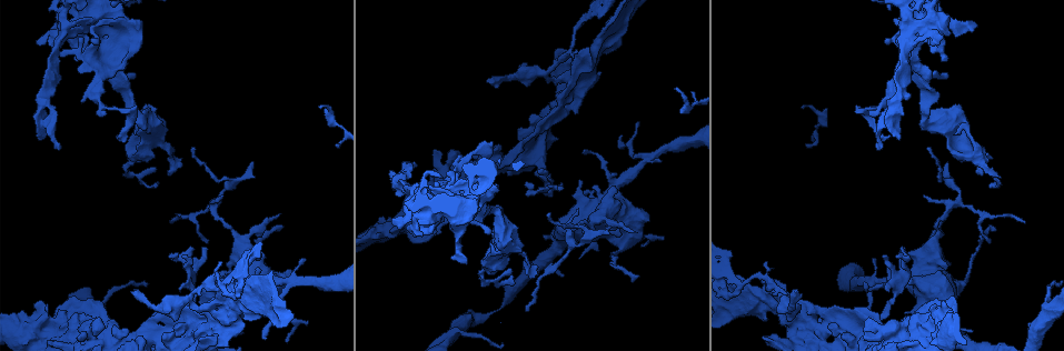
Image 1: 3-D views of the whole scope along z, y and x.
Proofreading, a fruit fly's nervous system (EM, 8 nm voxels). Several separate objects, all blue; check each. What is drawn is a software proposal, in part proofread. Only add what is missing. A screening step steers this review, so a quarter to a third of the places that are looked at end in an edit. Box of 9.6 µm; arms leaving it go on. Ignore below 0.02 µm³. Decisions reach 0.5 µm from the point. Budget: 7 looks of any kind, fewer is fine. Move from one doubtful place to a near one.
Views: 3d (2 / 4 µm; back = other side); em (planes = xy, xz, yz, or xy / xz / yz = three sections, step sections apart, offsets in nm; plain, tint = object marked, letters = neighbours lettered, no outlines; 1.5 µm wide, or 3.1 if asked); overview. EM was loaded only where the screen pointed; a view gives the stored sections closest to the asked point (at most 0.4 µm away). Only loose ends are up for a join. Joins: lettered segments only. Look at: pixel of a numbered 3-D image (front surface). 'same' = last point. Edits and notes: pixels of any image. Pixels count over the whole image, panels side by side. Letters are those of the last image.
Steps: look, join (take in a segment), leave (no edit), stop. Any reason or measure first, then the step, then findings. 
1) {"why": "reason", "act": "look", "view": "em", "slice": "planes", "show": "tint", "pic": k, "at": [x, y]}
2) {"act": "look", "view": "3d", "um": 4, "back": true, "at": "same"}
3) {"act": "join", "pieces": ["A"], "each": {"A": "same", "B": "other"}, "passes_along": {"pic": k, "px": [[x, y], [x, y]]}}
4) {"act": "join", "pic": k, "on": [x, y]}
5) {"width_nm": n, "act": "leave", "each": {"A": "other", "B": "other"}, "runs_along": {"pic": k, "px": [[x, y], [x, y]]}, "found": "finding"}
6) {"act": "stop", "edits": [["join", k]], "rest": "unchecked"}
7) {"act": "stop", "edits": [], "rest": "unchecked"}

{"why": "tapers out", "act": "look", "view": "3d", "um": 2, "pic": 1, "at": [976, 26]}

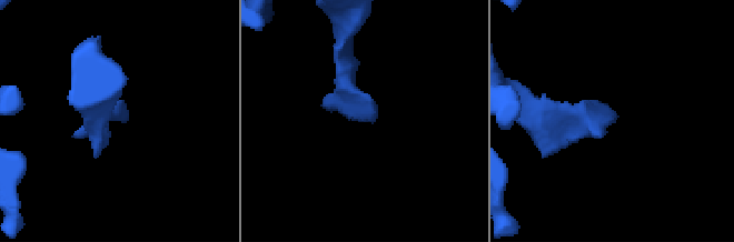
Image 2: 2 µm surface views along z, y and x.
{"why": "shape alone is not enough", "act": "look", "view": "em", "slice": "xy", "step": 8, "show": "plain", "pic": 2, "at": [375, 119]}

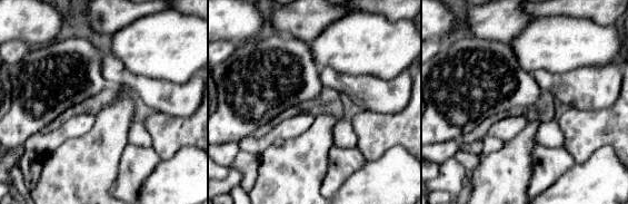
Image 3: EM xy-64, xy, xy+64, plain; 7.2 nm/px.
{"why": "what lies round it", "act": "look", "view": "em", "slice": "xy", "step": 8, "show": "letters", "at": "same"}

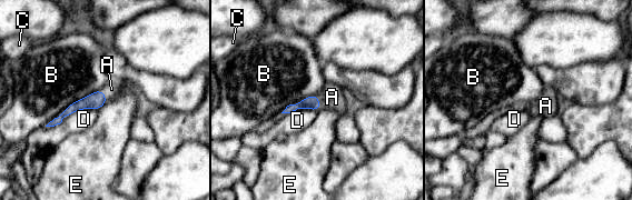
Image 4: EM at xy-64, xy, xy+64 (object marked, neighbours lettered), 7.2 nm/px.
{"longest_contact_nm": ["B", 500], "act": "join", "pieces": ["A"], "each": {"A": "same", "B": "other", "C": "other", "D": "other", "E": "other"}, "found": "the cell continues"}

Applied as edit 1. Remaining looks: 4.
{"why": "see it whole again", "act": "look", "view": "overview"}

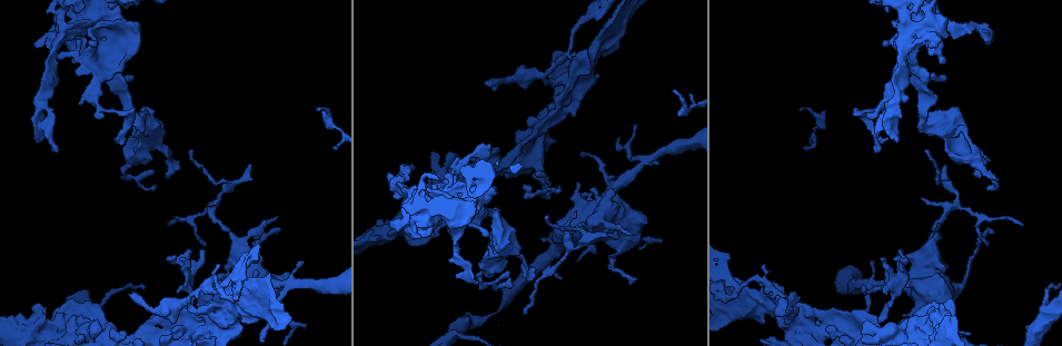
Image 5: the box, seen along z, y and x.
{"why": "tapers out", "act": "look", "view": "em", "slice": "planes", "show": "plain", "pic": 5, "at": [114, 139]}

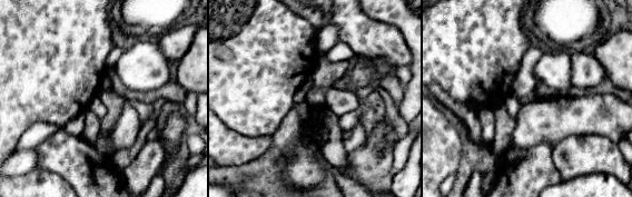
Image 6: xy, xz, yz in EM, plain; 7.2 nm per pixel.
{"act": "look", "view": "em", "slice": "planes", "show": "letters", "at": "same"}

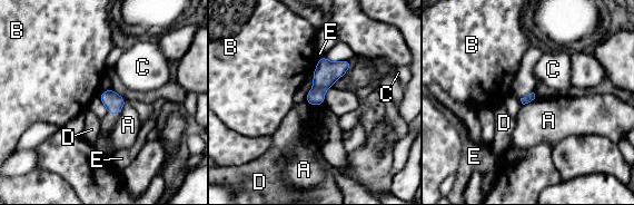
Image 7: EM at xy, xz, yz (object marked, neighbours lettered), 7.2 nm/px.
{"act": "leave", "each": {"A": "other", "B": "other", "C": "other", "D": "other", "E": "other"}, "border": {"pic": 7, "px": [[127, 101], [118, 116]]}, "found": "none of them fits"}

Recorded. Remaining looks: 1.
{"act": "stop", "edits": [["join", 4]], "rest": "unchecked"}

